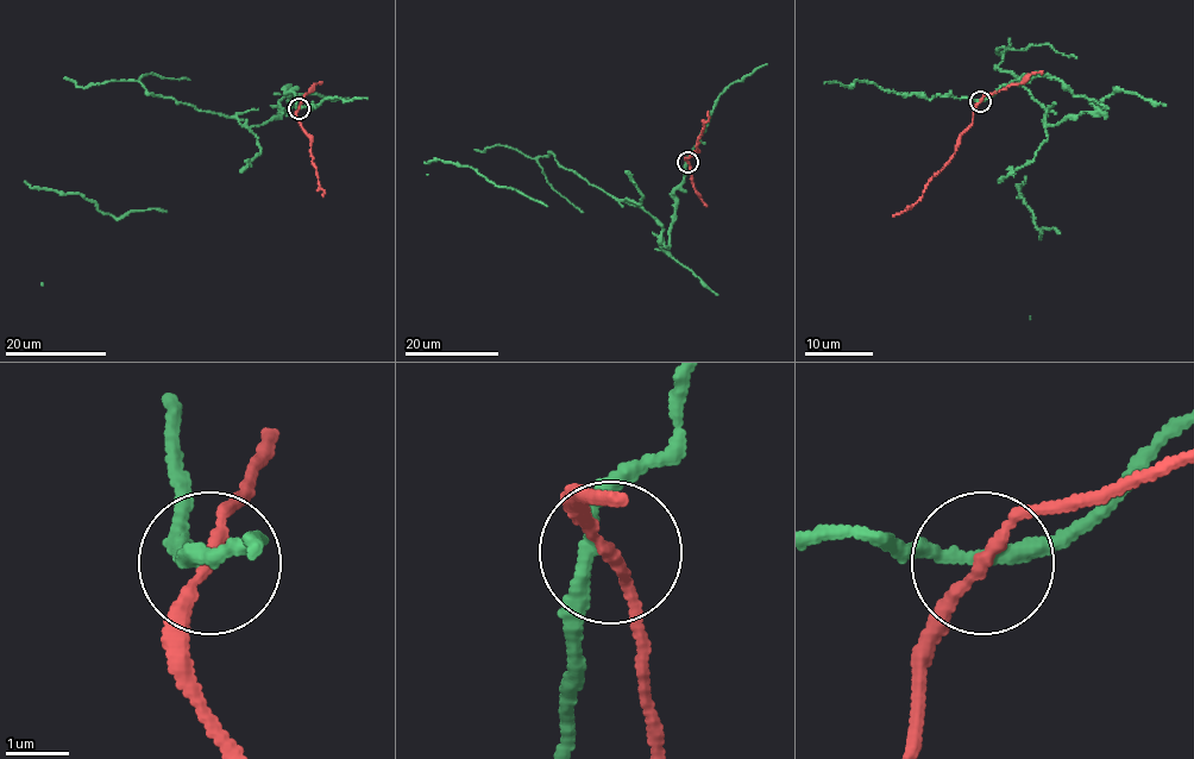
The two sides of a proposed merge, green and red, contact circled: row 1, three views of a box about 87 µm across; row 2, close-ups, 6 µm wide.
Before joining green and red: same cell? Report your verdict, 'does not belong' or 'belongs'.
does not belong

